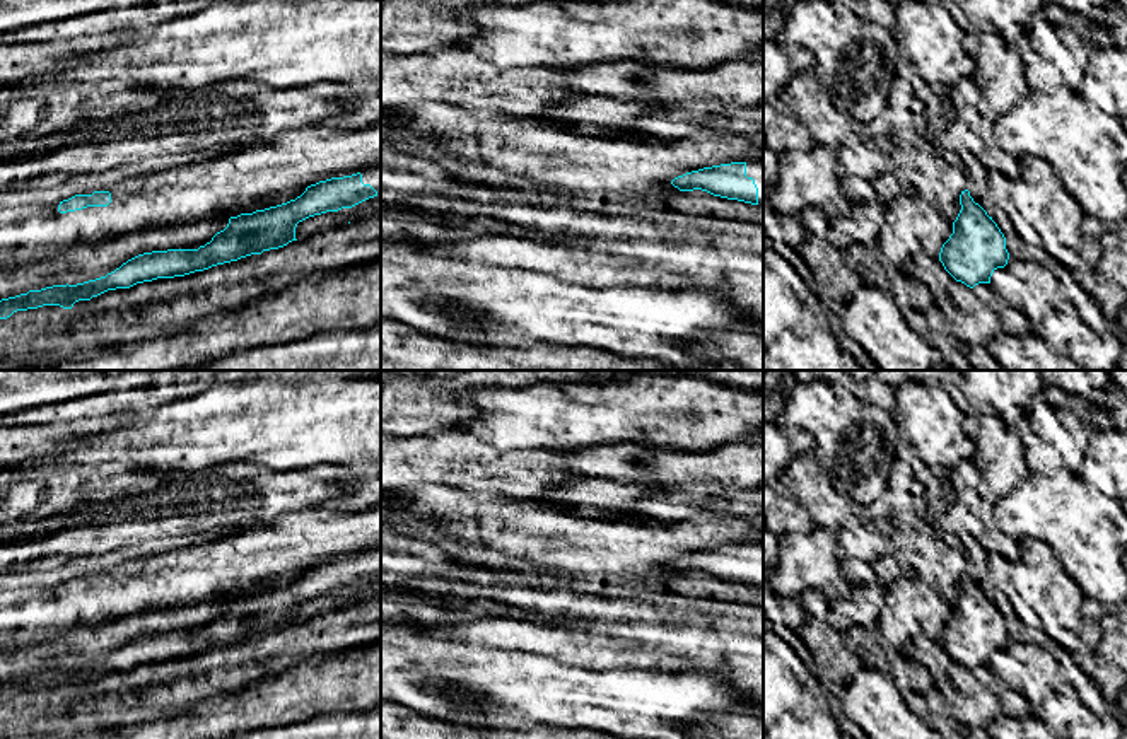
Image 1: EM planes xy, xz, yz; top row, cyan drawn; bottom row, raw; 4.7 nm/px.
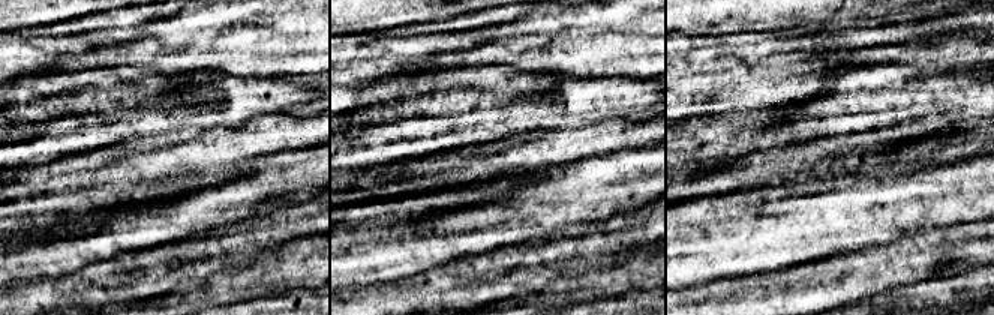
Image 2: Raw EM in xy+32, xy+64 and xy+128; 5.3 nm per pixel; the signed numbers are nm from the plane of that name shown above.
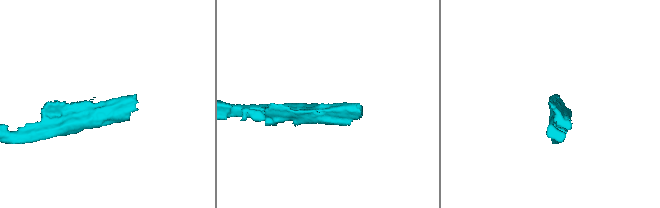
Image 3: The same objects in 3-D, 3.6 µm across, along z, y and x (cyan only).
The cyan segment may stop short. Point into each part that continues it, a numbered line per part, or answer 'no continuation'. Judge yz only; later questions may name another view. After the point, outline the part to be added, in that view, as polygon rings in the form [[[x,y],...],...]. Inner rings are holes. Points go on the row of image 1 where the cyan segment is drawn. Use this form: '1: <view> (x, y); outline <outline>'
no continuation

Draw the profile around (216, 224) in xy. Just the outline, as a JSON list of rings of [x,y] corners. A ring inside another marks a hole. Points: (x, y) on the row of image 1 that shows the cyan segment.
[[[229,217],[149,227],[99,242],[51,249],[50,256],[0,270],[0,300],[53,285],[77,285],[106,276],[128,259],[152,251],[198,249],[224,230]]]

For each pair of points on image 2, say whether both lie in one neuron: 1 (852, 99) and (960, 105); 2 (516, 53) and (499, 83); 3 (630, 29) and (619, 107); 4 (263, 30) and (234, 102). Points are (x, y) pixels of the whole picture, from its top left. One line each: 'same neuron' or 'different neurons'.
1: same neuron
2: different neurons
3: different neurons
4: different neurons

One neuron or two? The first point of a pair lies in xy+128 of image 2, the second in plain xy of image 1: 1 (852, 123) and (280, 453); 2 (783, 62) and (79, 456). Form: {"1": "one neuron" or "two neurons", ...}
{"1": "two neurons", "2": "two neurons"}

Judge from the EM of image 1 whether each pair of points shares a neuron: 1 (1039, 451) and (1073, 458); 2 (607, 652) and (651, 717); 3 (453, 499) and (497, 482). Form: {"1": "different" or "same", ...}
{"1": "same", "2": "different", "3": "different"}

